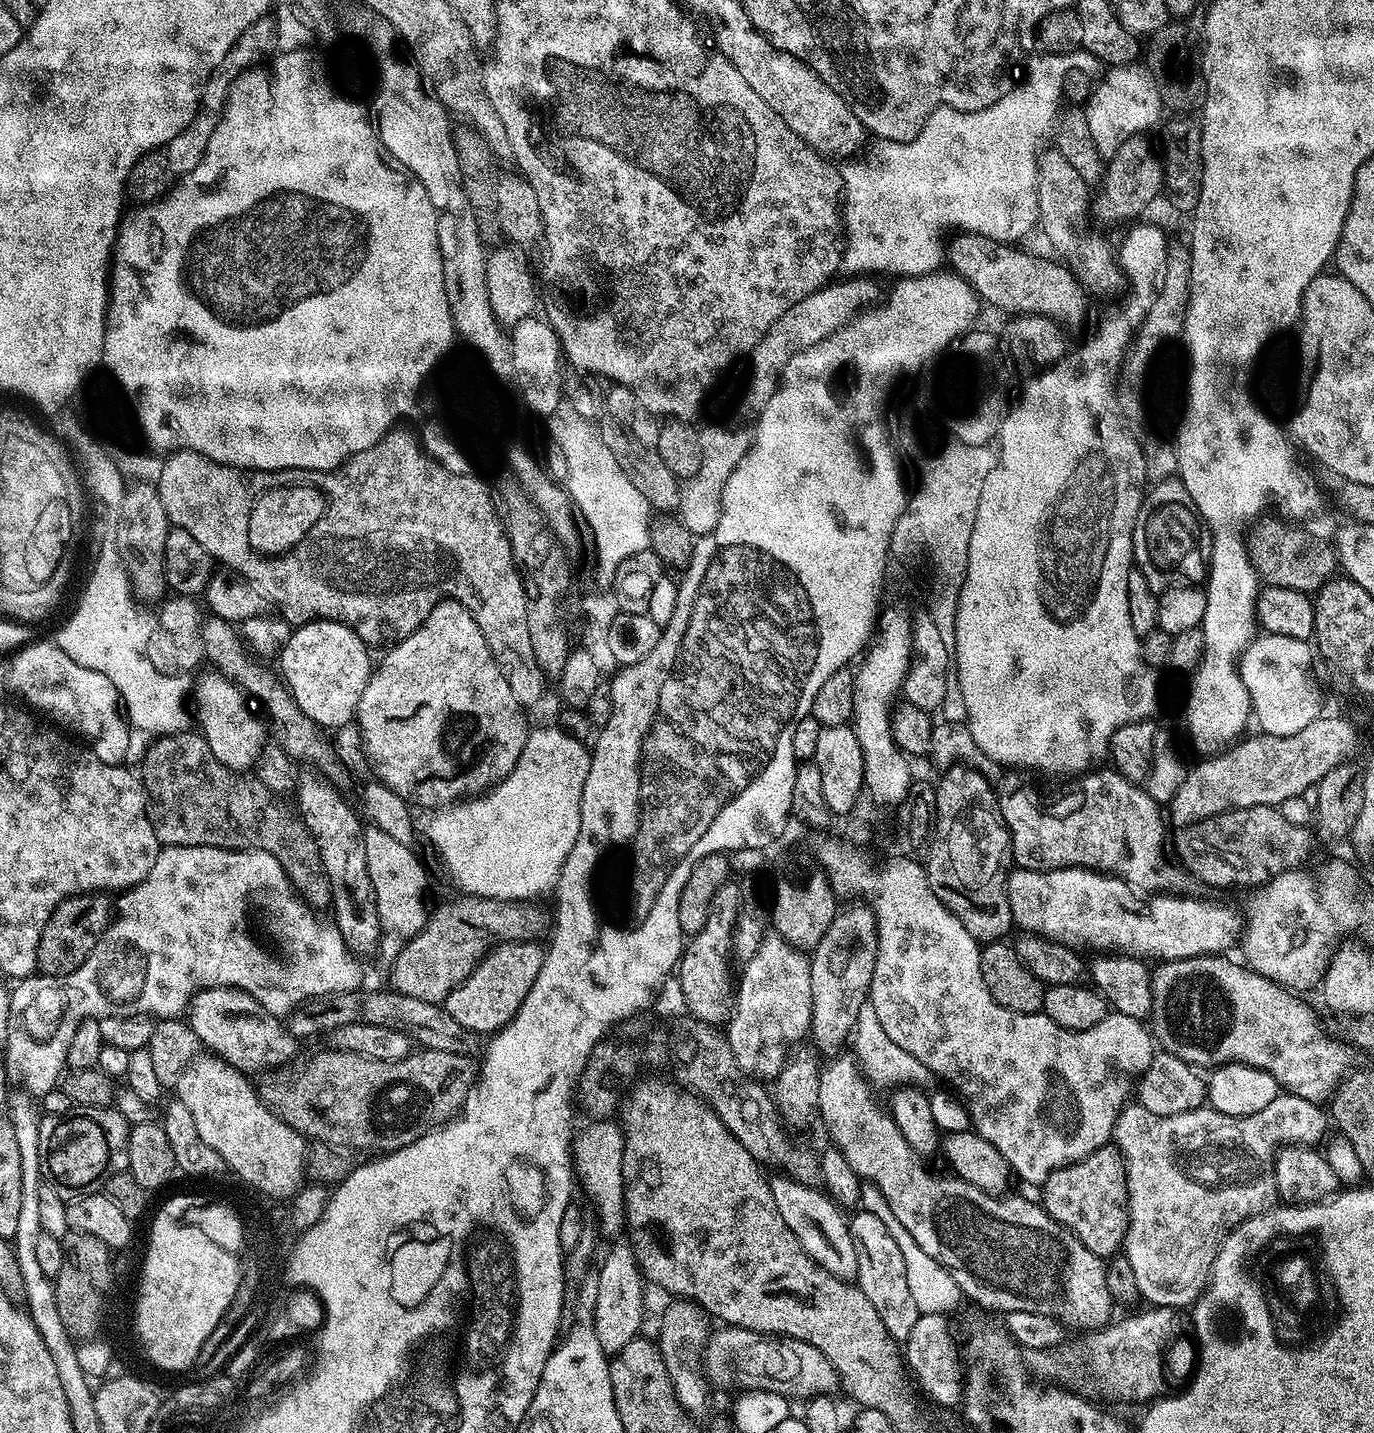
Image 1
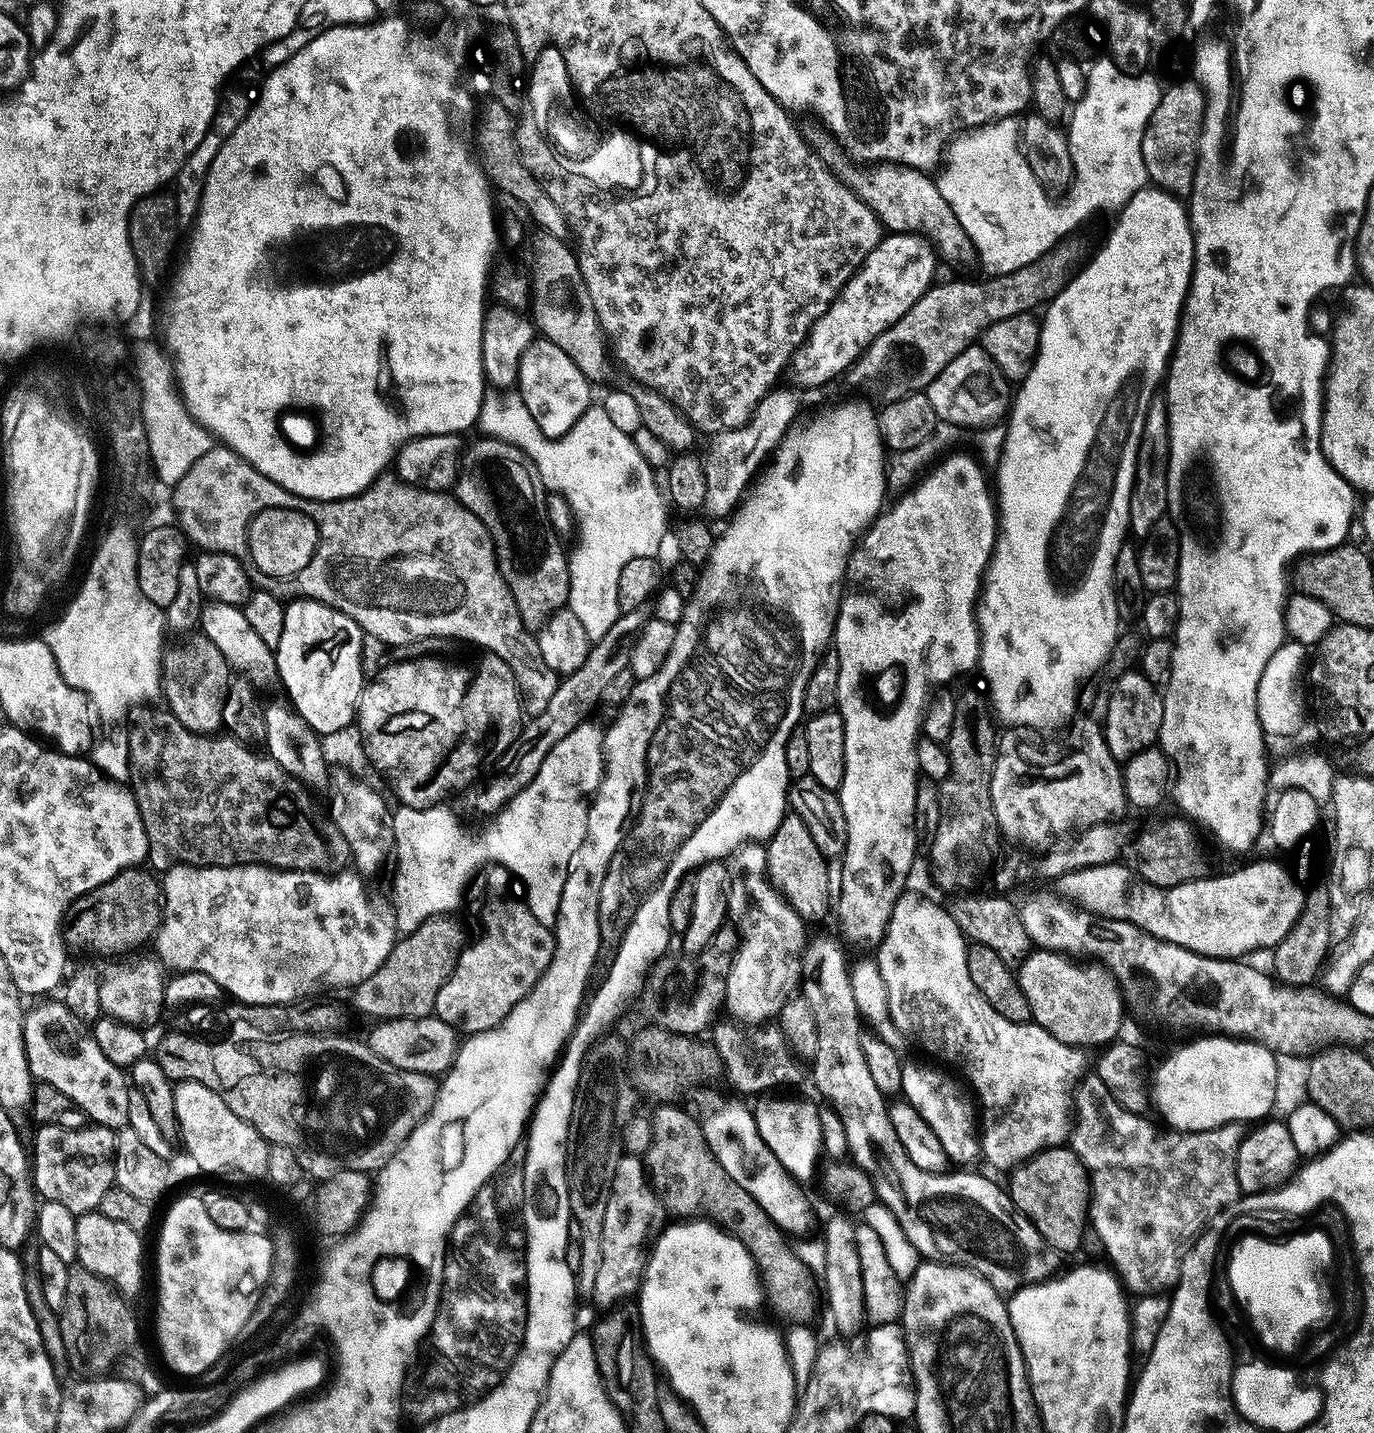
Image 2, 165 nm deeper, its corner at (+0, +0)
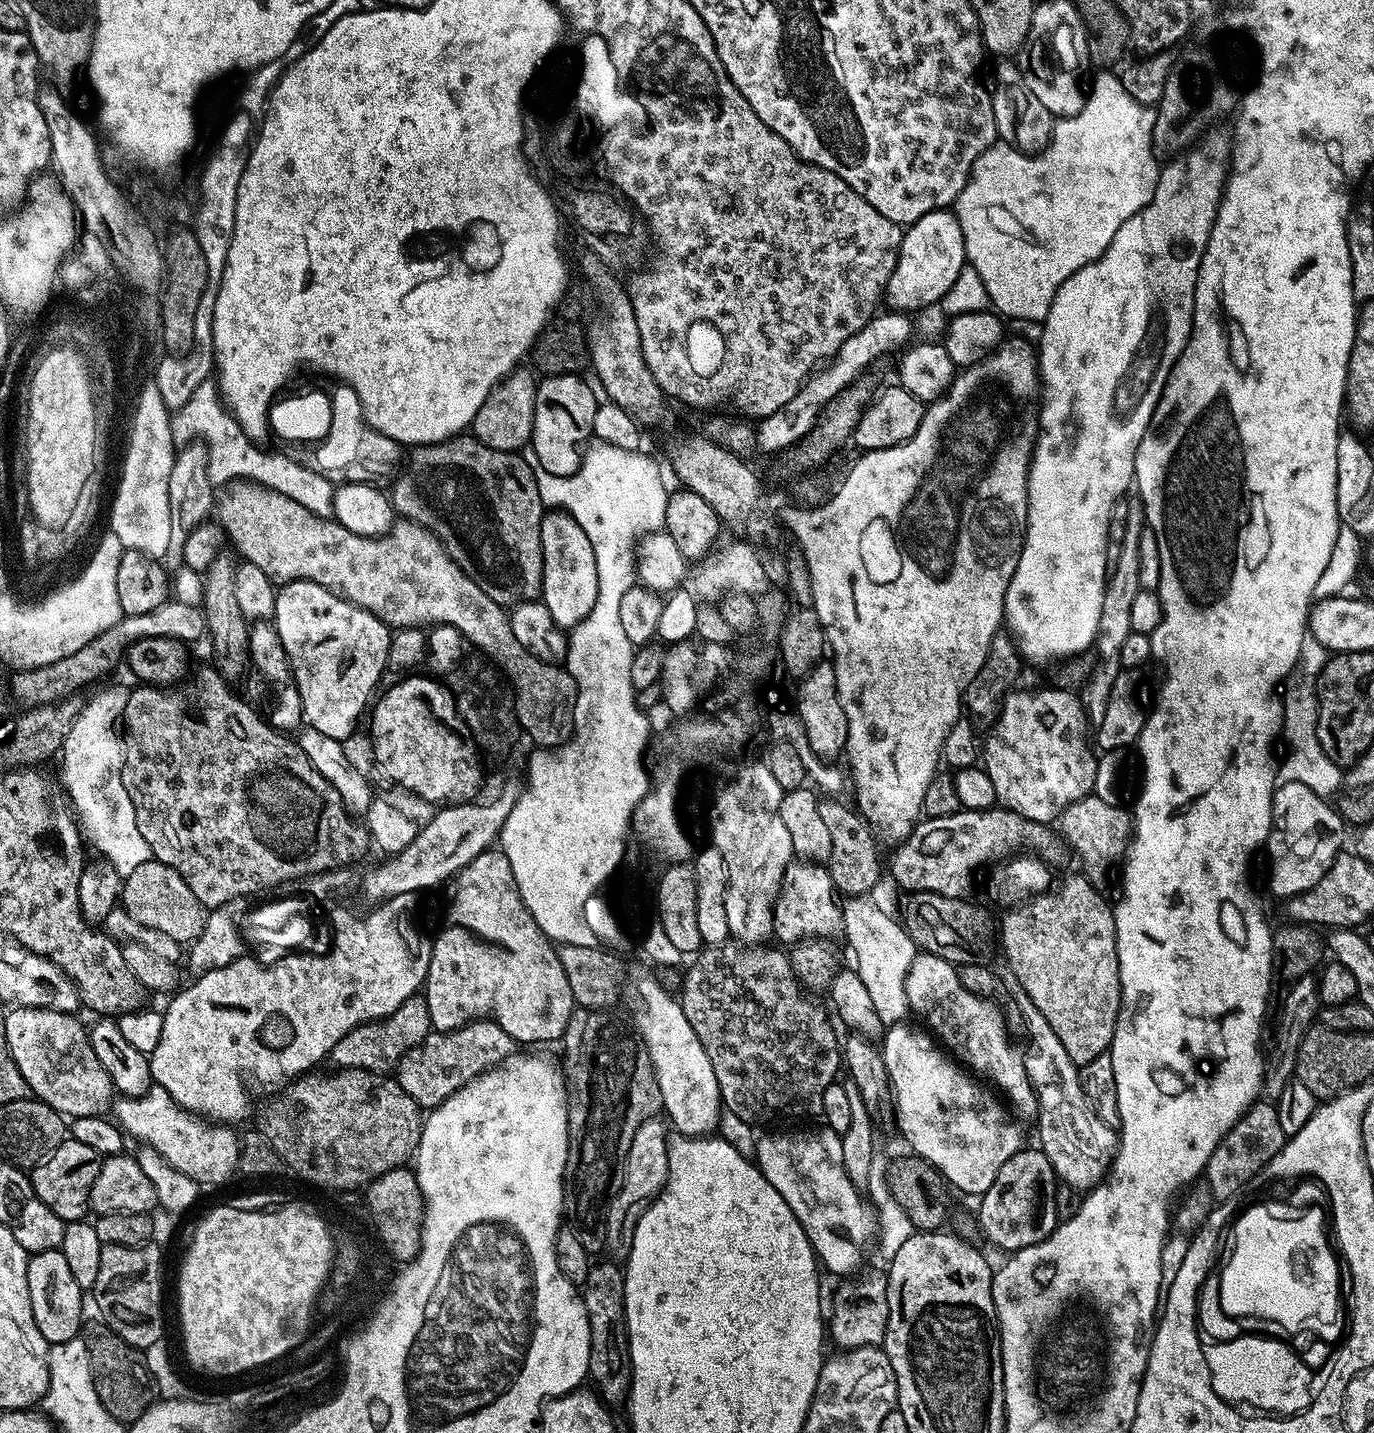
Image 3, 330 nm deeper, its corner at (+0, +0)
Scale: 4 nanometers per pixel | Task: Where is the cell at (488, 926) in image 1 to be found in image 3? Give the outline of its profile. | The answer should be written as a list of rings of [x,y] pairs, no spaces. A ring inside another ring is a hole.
[[[417,994],[406,998],[394,1014],[385,1016],[382,1020],[370,1020],[366,1024],[360,1024],[338,1046],[334,1046],[330,1057],[333,1065],[341,1069],[364,1068],[366,1071],[376,1073],[391,1073],[399,1064],[401,1058],[414,1046],[418,1046],[433,1031],[428,1001],[423,995]]]

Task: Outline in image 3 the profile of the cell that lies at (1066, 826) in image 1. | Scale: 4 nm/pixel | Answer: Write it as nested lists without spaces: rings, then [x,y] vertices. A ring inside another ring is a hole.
[[[1057,686],[1040,688],[1037,692],[1013,690],[1008,693],[1004,709],[989,732],[992,733],[988,741],[985,739],[982,744],[982,764],[994,784],[997,801],[1008,810],[1034,822],[1051,825],[1071,804],[1095,789],[1098,756],[1092,753],[1094,744],[1090,739],[1090,721],[1075,691]]]

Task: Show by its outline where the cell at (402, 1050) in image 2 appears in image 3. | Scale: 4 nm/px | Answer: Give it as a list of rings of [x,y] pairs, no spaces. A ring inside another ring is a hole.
[[[474,1020],[452,1032],[429,1032],[422,1043],[401,1058],[394,1069],[394,1076],[422,1109],[431,1110],[471,1080],[502,1063],[513,1052],[514,1041],[500,1024],[492,1020]]]

